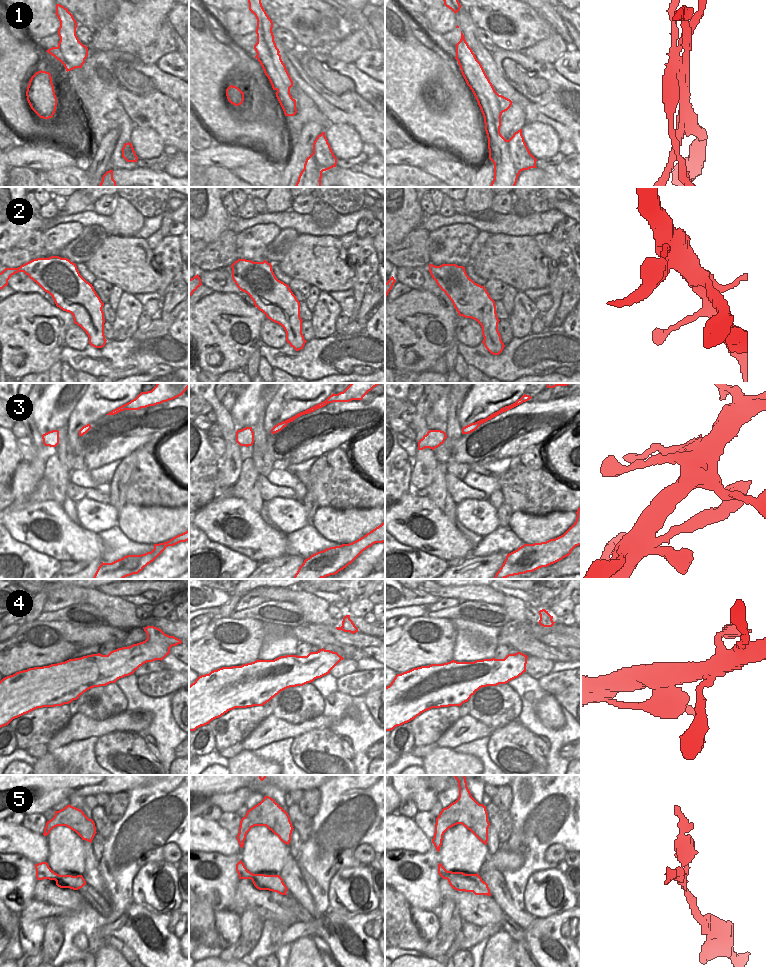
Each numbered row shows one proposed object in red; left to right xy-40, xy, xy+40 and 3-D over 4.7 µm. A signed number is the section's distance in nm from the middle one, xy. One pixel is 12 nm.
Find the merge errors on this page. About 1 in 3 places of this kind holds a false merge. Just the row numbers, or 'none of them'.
1, 5

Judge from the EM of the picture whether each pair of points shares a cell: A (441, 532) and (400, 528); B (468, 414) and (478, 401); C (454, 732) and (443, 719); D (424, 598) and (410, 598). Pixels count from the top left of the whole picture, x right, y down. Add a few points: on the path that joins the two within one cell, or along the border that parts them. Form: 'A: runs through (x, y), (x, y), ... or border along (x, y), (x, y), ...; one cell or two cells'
A: runs through (431, 539), (422, 540), (410, 532); one cell
B: runs through (471, 411), (478, 404); one cell
C: border along (460, 717), (435, 742); two cells
D: runs through (421, 598), (413, 598); one cell

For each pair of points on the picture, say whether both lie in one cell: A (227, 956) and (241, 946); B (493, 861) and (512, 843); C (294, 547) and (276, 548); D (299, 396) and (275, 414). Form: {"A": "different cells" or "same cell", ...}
{"A": "same cell", "B": "different cells", "C": "different cells", "D": "same cell"}

